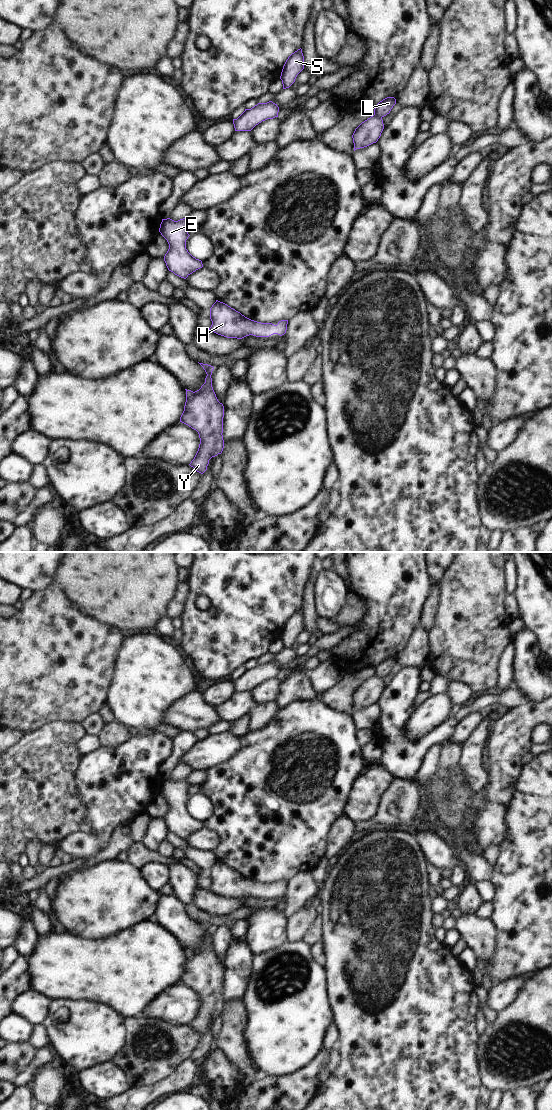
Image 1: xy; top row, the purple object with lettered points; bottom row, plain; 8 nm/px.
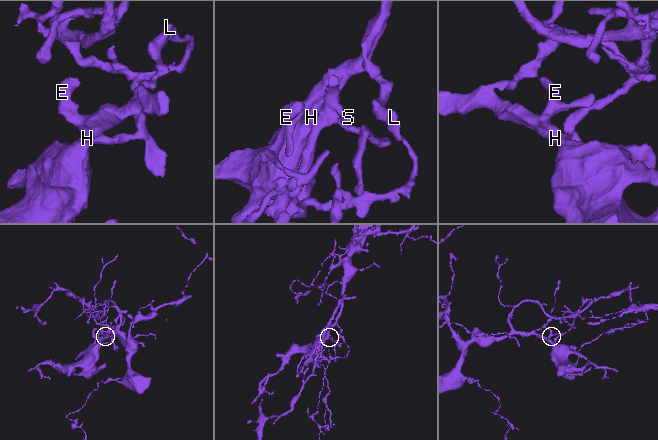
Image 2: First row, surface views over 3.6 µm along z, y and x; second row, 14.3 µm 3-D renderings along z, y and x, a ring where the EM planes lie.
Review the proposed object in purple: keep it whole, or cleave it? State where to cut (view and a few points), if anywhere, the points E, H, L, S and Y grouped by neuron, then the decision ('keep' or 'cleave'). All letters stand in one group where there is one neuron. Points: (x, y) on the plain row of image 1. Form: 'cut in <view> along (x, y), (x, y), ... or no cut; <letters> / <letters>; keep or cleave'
cut in xy along (374, 674), (381, 677); E H S Y / L; cleave

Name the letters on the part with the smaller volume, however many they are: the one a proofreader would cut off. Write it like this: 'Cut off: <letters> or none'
Cut off: L

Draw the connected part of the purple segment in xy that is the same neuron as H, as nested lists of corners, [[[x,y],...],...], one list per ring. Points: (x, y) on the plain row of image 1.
[[[218,860],[210,868],[210,879],[212,881],[210,891],[227,898],[237,899],[249,895],[269,897],[278,894],[282,896],[286,893],[288,884],[288,880],[281,880],[277,885],[251,880]]]

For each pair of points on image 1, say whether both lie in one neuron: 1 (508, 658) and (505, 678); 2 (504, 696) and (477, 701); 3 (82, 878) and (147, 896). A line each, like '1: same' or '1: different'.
1: same
2: same
3: same

